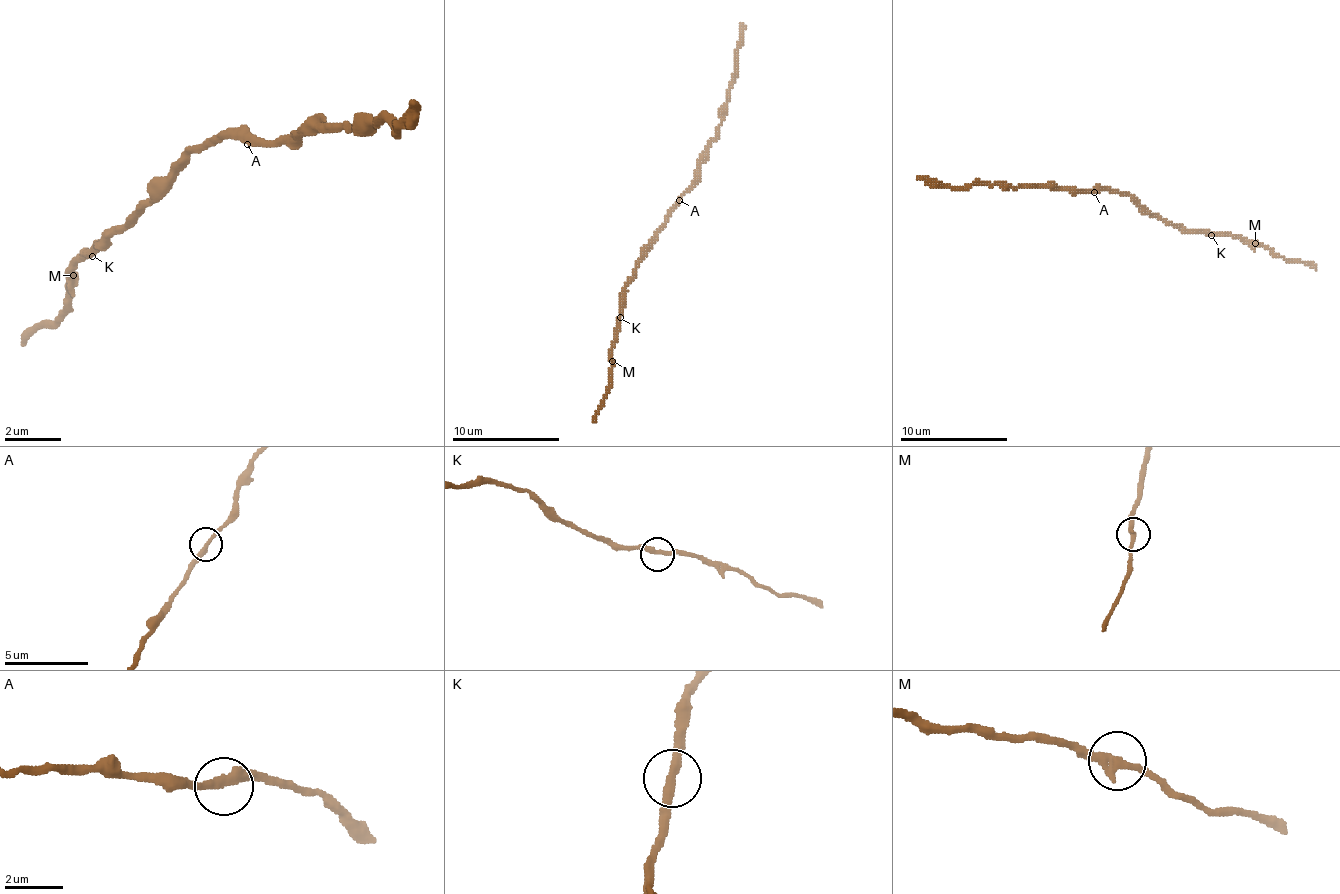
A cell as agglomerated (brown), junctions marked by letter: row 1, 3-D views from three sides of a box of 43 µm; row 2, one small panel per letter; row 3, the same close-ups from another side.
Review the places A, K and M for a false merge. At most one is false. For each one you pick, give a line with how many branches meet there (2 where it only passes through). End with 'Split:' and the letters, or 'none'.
Split: none

